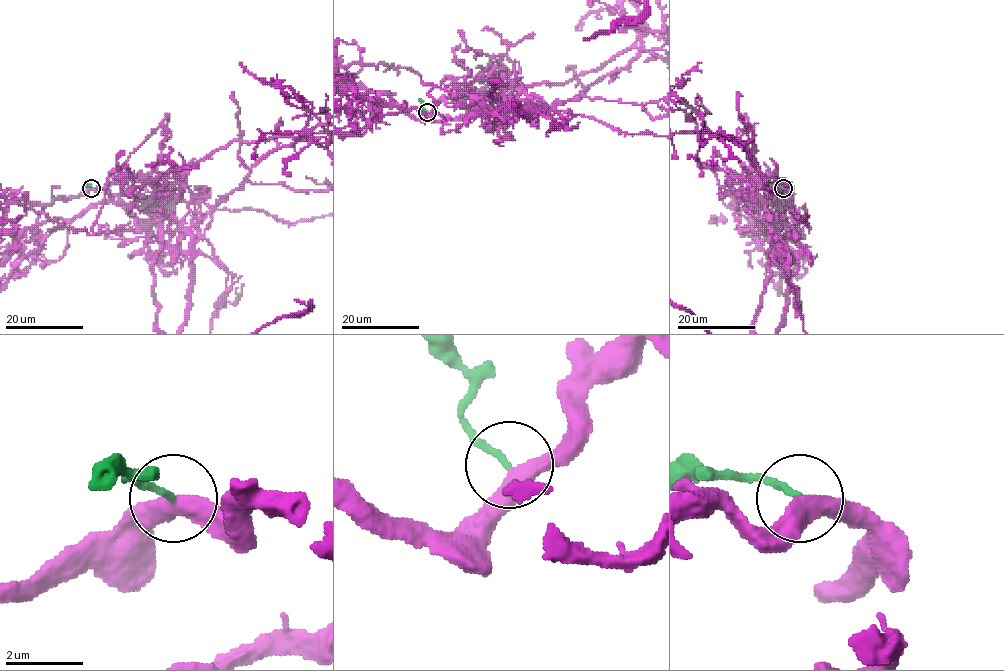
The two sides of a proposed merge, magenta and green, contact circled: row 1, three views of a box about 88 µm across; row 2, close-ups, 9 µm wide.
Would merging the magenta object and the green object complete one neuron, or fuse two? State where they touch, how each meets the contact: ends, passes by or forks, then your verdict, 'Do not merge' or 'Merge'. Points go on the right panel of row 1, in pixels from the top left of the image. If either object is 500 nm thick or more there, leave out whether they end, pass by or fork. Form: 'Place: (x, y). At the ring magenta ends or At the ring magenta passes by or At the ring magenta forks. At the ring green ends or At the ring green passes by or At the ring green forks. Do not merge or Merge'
Place: (783, 188). At the ring magenta passes by. At the ring green ends. Merge

